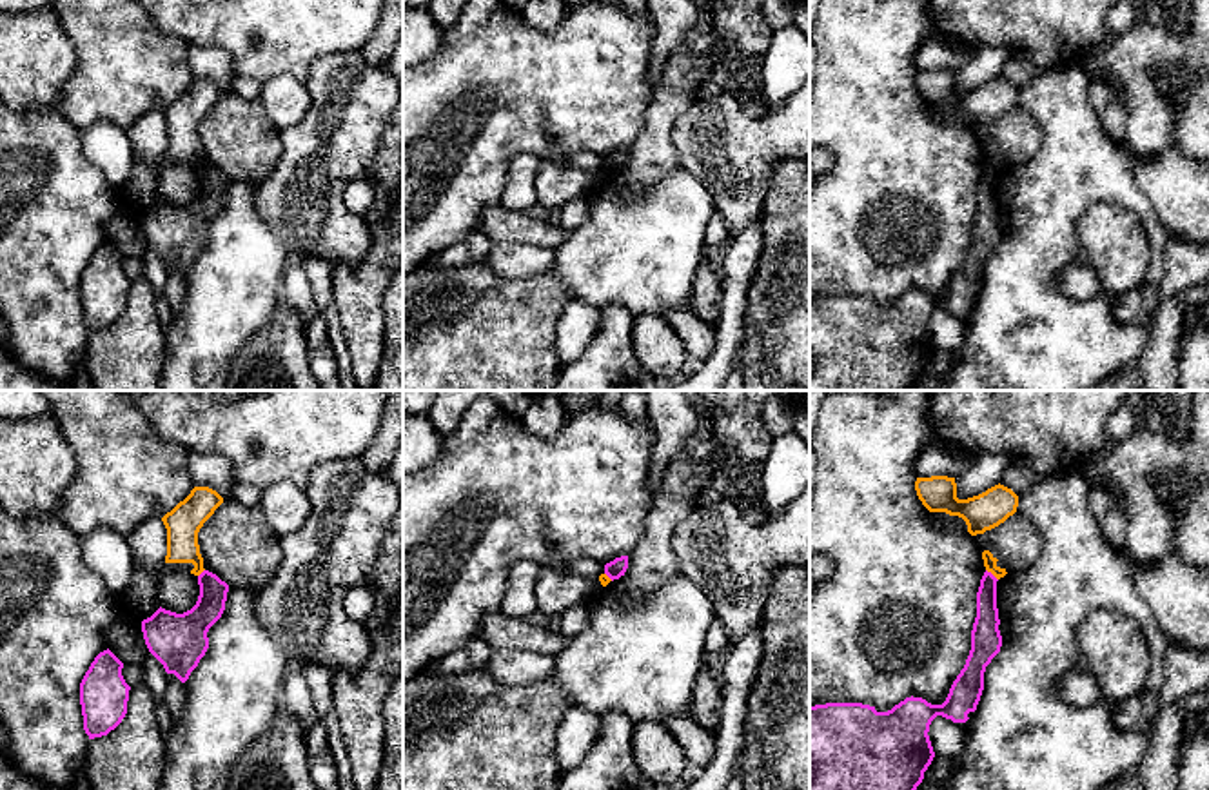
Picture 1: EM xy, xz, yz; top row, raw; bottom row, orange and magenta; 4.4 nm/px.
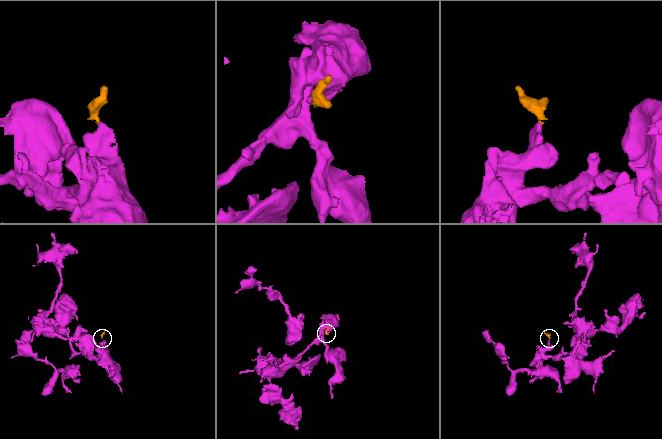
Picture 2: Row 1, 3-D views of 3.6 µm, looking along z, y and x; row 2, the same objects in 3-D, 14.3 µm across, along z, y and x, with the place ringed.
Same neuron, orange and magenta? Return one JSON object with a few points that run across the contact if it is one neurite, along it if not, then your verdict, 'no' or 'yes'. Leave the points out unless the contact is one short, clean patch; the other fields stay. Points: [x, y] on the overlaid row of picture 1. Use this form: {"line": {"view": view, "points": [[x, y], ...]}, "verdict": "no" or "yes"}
{"line": {"view": "yz", "points": [[986, 569], [997, 580]]}, "verdict": "no"}

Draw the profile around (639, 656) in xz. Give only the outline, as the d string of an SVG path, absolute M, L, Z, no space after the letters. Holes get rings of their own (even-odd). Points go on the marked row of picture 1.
M675 578L648 597L619 599L615 581L610 581L588 605L586 628L568 639L548 679L566 690L574 706L599 716L619 712L637 723L690 714L695 679L704 668L704 637L715 619L706 592L690 579Z

